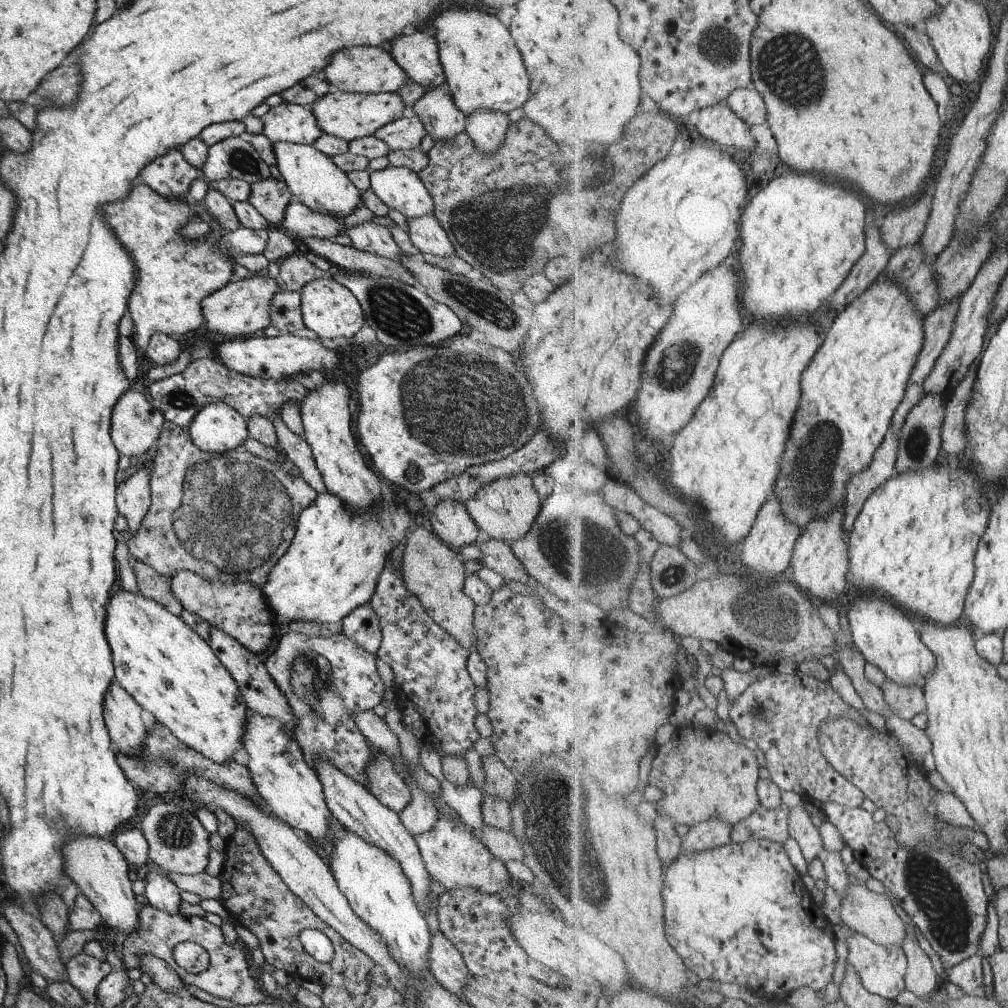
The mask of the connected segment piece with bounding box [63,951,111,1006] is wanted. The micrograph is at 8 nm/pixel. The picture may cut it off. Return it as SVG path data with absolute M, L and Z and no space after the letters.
M82 951L64 964L63 974L85 1002L98 1006L96 988L110 970L107 961L97 960Z

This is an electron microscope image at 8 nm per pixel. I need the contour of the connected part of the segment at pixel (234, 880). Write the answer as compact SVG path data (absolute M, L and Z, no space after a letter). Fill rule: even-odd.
M237 825L225 840L224 850L223 866L217 876L221 887L219 902L235 923L241 924L256 936L264 961L273 968L283 968L293 978L309 980L321 987L343 987L351 996L365 994L369 983L366 978L369 970L375 965L374 962L364 952L345 942L330 926L320 921L303 901L285 886L261 854L252 834ZM303 929L321 931L332 942L334 955L328 963L318 963L303 950L298 939L298 934Z

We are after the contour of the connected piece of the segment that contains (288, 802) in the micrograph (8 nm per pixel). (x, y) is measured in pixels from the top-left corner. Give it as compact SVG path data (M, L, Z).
M247 710L242 747L249 756L246 767L250 779L267 808L285 824L303 830L318 846L323 846L327 819L331 814L326 807L316 772L302 757L301 749L289 726L276 718L261 716Z

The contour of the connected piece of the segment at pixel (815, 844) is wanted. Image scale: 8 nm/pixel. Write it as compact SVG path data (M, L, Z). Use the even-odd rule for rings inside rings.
M806 807L790 808L788 827L790 836L798 843L807 864L818 860L818 856L825 848L824 840Z

